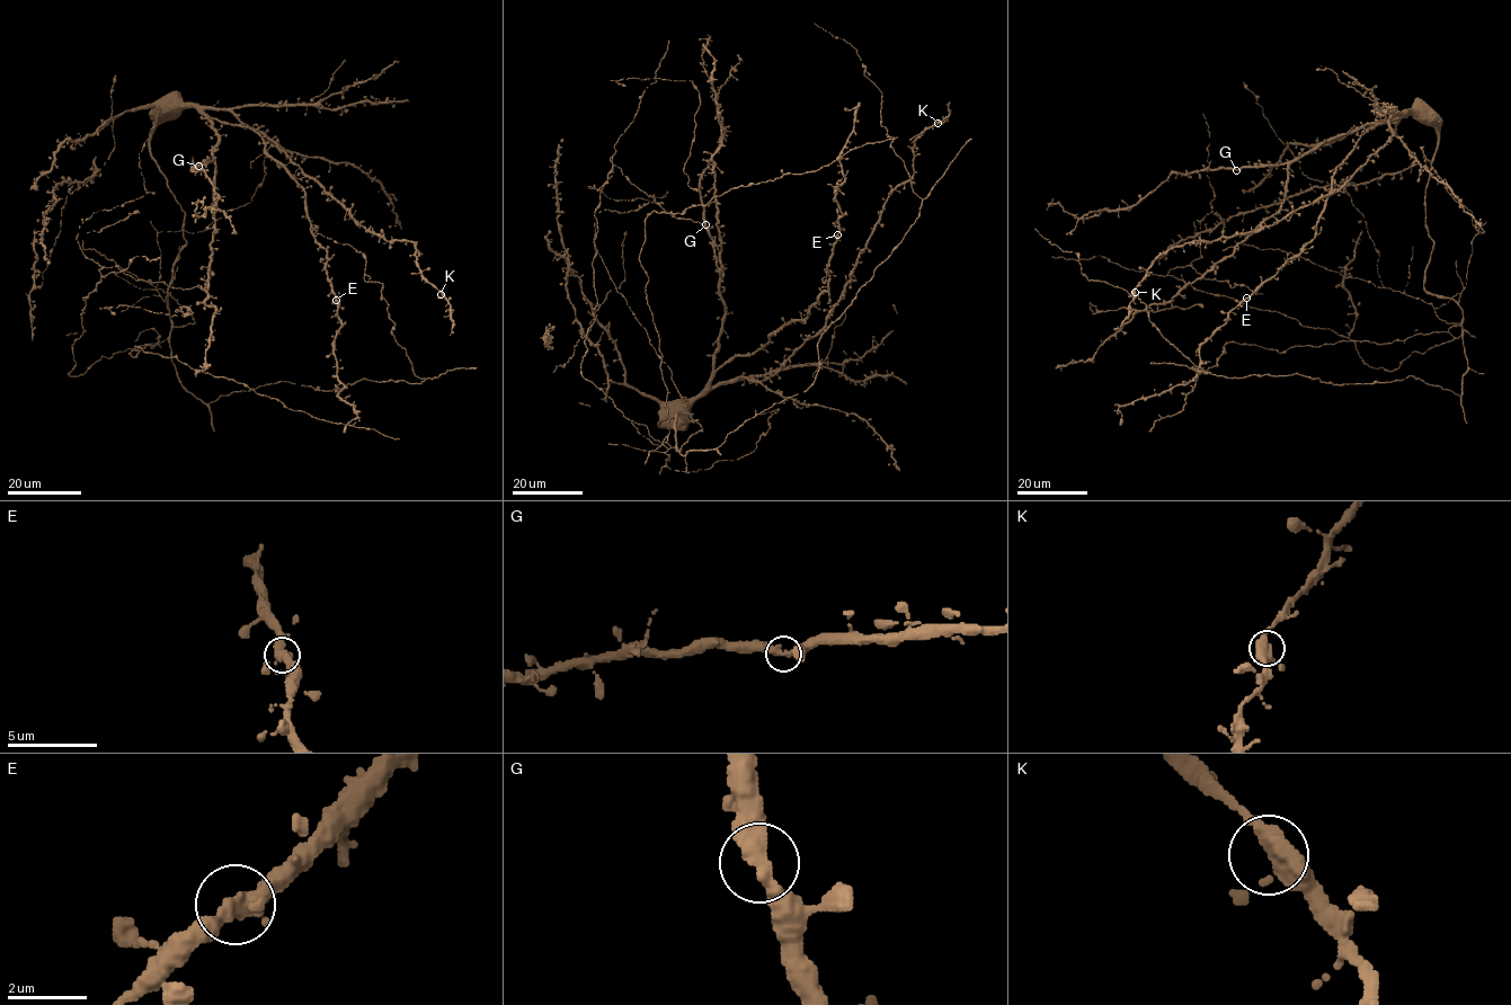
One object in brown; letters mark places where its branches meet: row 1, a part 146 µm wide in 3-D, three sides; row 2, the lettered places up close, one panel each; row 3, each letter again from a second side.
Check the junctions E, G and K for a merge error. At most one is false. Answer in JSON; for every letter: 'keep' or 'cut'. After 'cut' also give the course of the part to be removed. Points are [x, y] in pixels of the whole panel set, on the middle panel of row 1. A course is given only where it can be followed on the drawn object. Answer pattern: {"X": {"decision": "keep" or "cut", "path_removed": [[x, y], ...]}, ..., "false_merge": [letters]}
{"E": {"decision": "keep"}, "G": {"decision": "keep"}, "K": {"decision": "keep"}, "false_merge": []}

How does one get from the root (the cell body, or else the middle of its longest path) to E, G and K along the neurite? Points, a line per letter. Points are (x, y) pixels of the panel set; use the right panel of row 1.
E: (1440, 298), (1423, 286), (1438, 130), (1411, 114), (1360, 138), (1333, 175), (1316, 236), (1246, 298)
G: (1440, 298), (1423, 286), (1433, 245), (1424, 196), (1434, 125), (1403, 114), (1330, 138), (1288, 162), (1235, 170)
K: (1440, 298), (1423, 286), (1438, 130), (1413, 114), (1338, 190), (1170, 248), (1135, 292)

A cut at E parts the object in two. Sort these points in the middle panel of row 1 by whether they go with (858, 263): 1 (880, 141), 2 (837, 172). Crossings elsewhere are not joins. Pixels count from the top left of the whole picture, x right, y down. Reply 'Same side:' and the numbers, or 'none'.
Same side: 1

